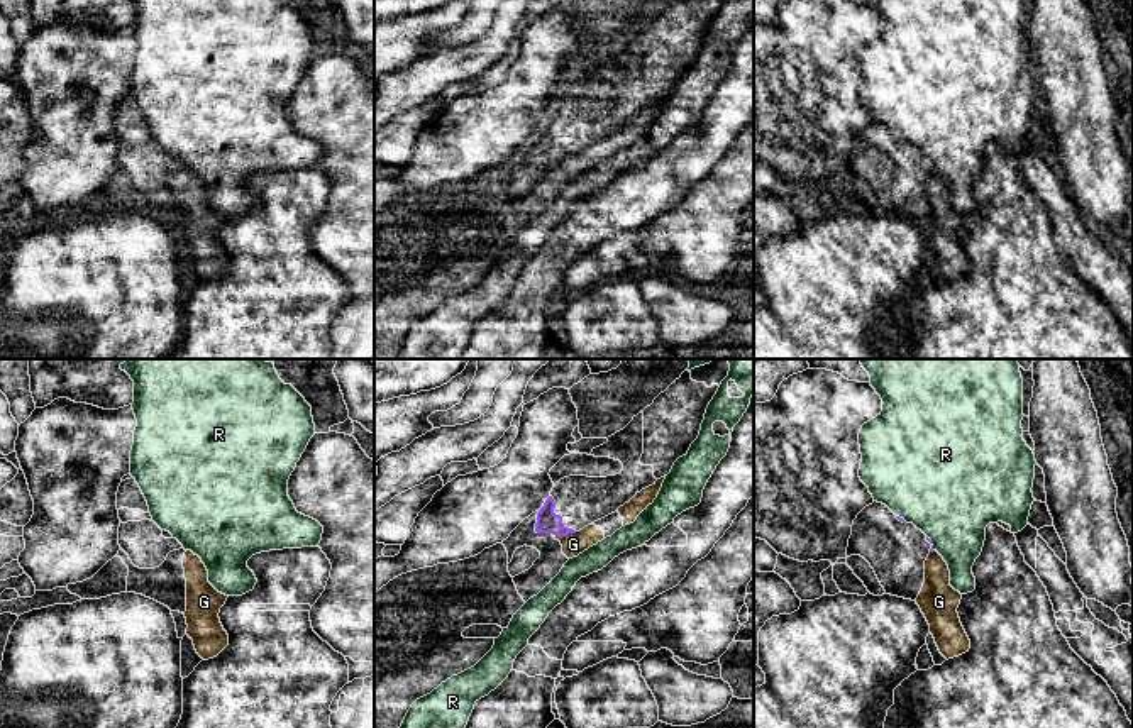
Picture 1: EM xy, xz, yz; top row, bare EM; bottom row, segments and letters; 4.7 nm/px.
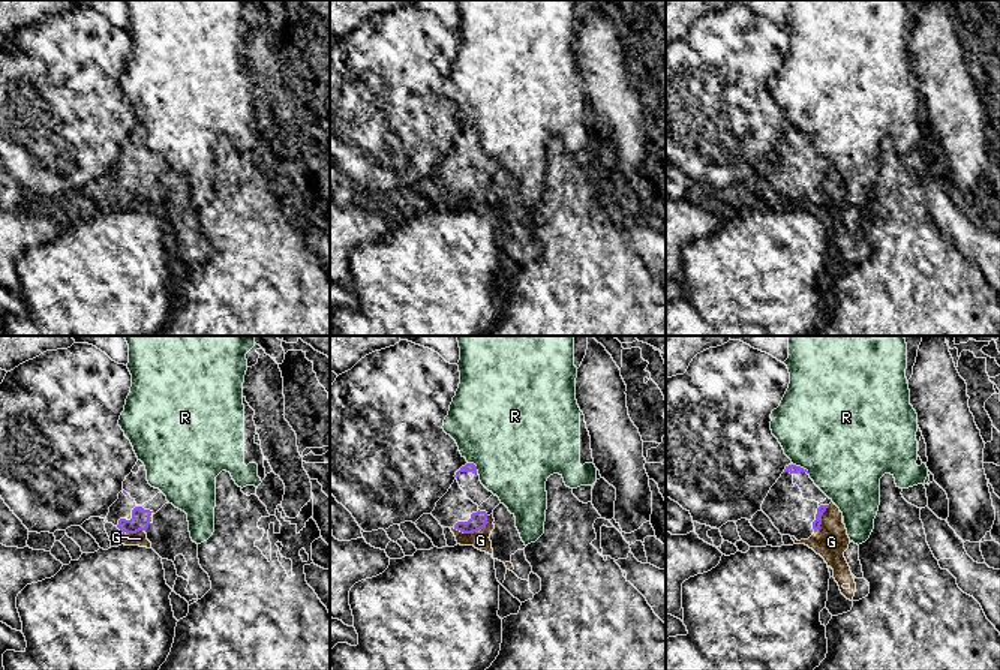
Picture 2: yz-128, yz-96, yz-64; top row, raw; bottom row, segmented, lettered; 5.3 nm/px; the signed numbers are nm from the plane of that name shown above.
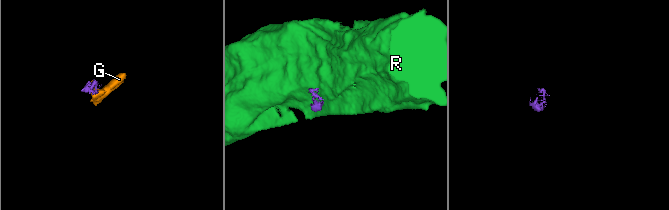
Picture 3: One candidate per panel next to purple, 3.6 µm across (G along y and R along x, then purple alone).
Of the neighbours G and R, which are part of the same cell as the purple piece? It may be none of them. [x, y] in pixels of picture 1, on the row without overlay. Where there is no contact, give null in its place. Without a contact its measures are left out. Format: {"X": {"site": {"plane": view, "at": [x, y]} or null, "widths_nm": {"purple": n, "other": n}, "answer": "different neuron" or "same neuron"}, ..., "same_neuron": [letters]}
{"G": {"site": {"plane": "xz", "at": [564, 156]}, "widths_nm": {"purple": 110, "other": 110}, "answer": "different neuron"}, "R": {"site": {"plane": "yz", "at": [930, 163]}, "widths_nm": {"purple": 20, "other": 440}, "answer": "different neuron"}, "same_neuron": []}

